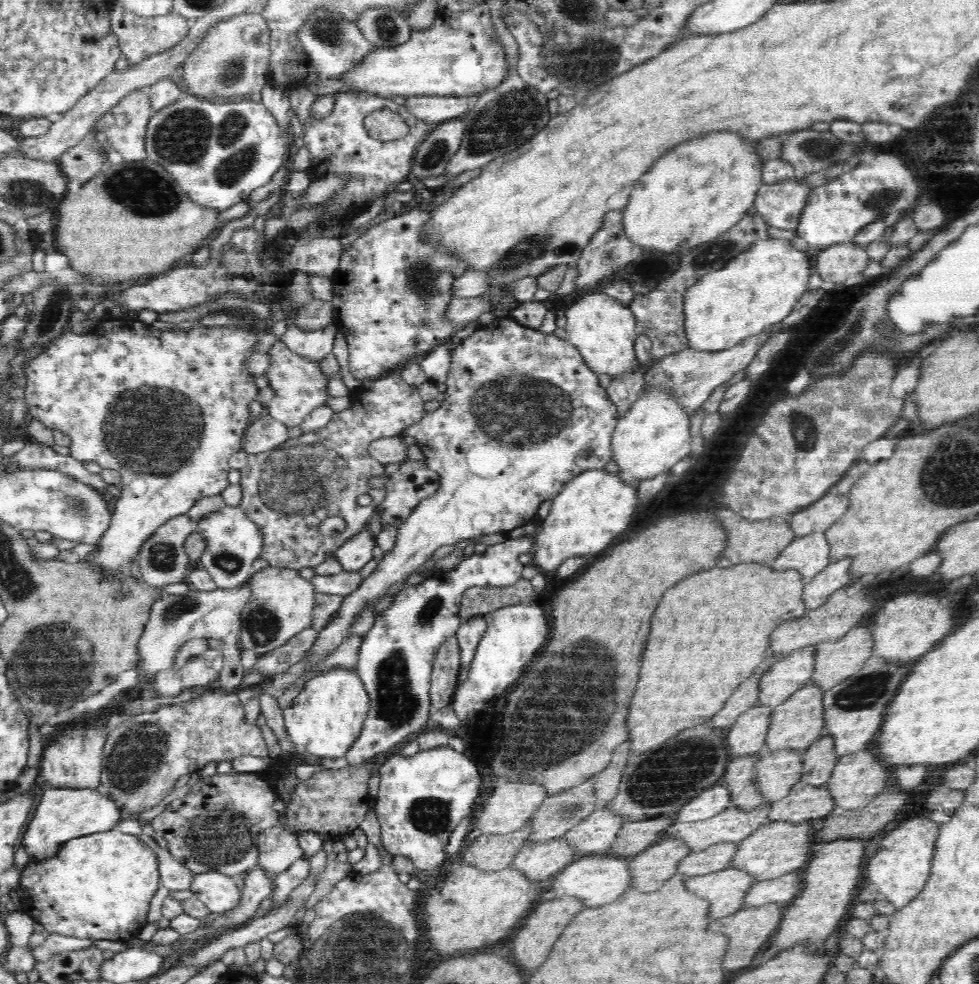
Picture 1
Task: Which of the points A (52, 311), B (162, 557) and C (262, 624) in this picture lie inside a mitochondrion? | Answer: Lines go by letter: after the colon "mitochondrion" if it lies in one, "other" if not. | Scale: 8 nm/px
A: mitochondrion
B: mitochondrion
C: mitochondrion

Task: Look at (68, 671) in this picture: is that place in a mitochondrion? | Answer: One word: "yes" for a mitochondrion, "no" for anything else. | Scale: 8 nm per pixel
yes

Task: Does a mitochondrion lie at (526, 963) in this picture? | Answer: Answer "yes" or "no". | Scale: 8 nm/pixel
no

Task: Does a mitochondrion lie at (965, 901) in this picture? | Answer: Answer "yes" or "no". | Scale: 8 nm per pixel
no

